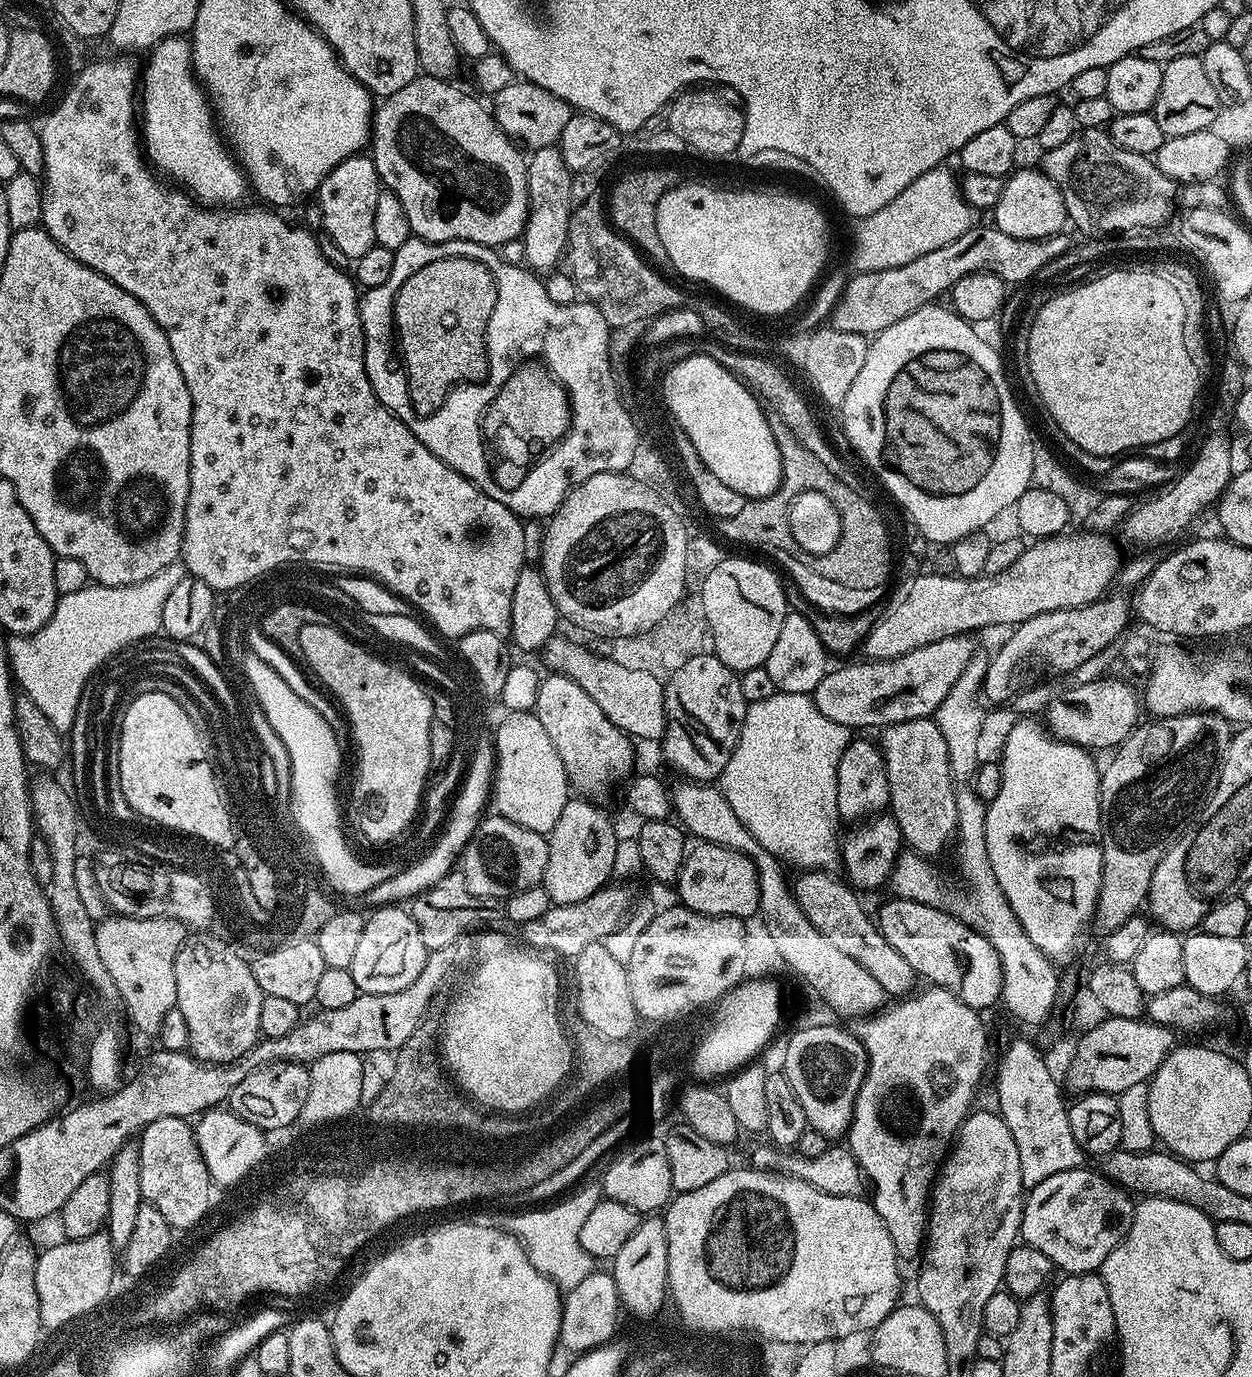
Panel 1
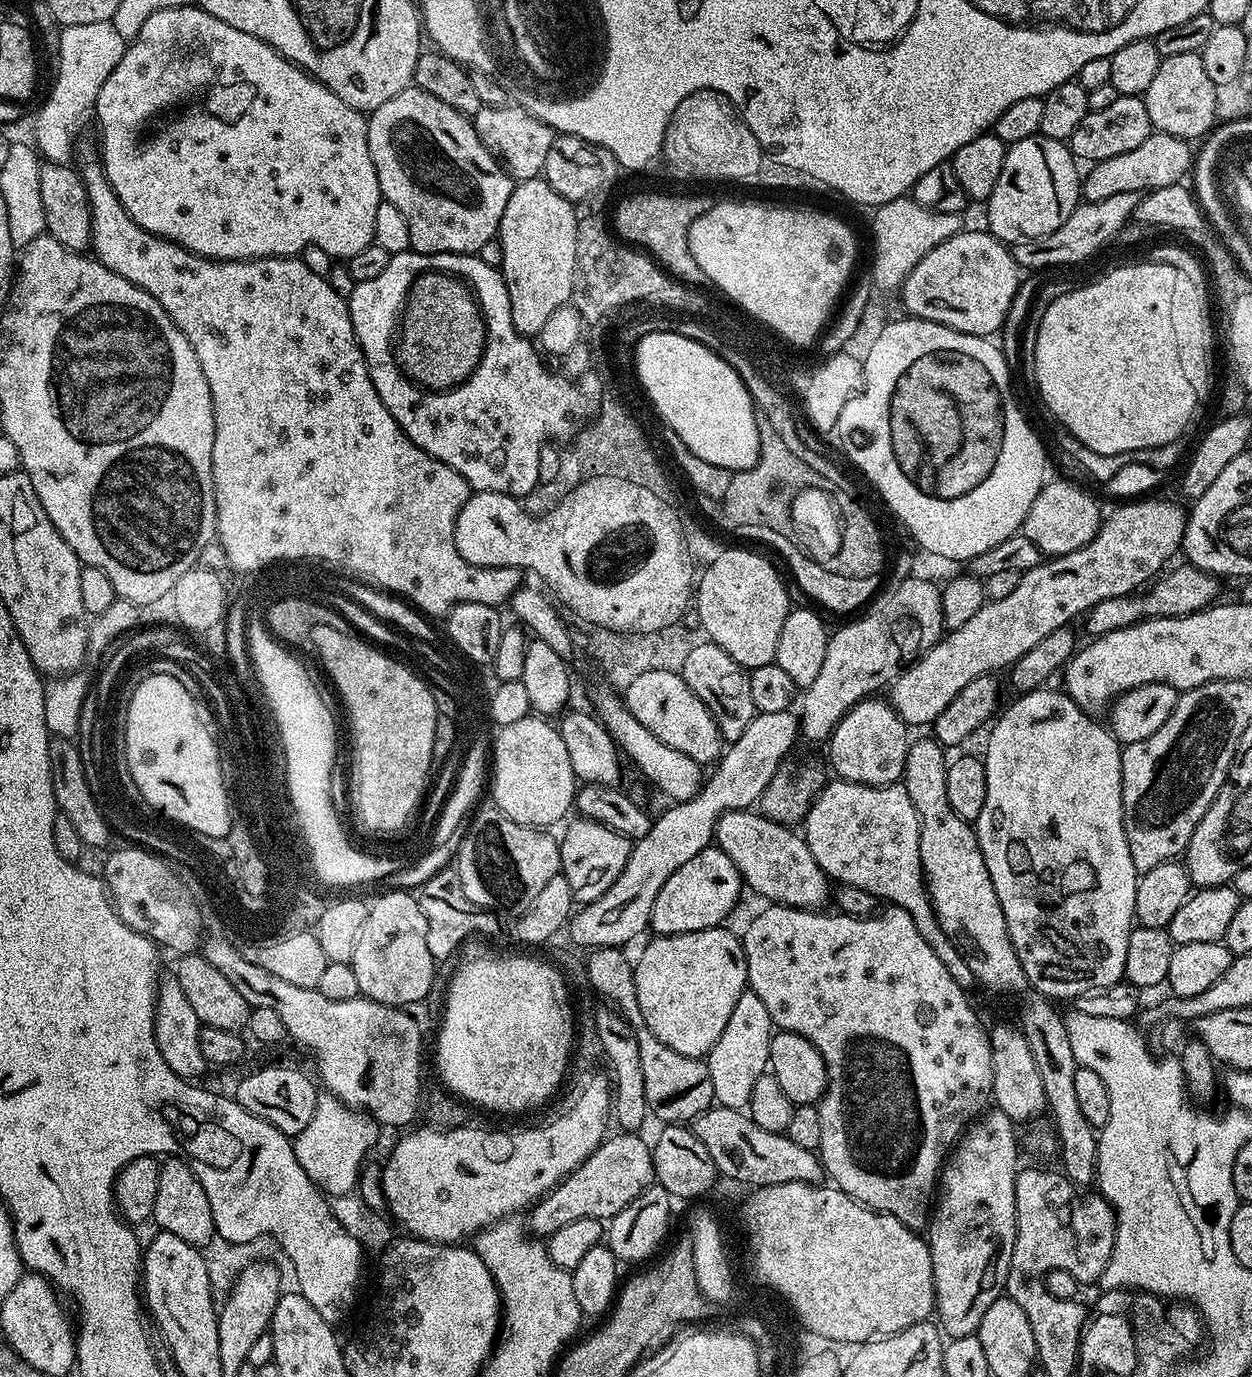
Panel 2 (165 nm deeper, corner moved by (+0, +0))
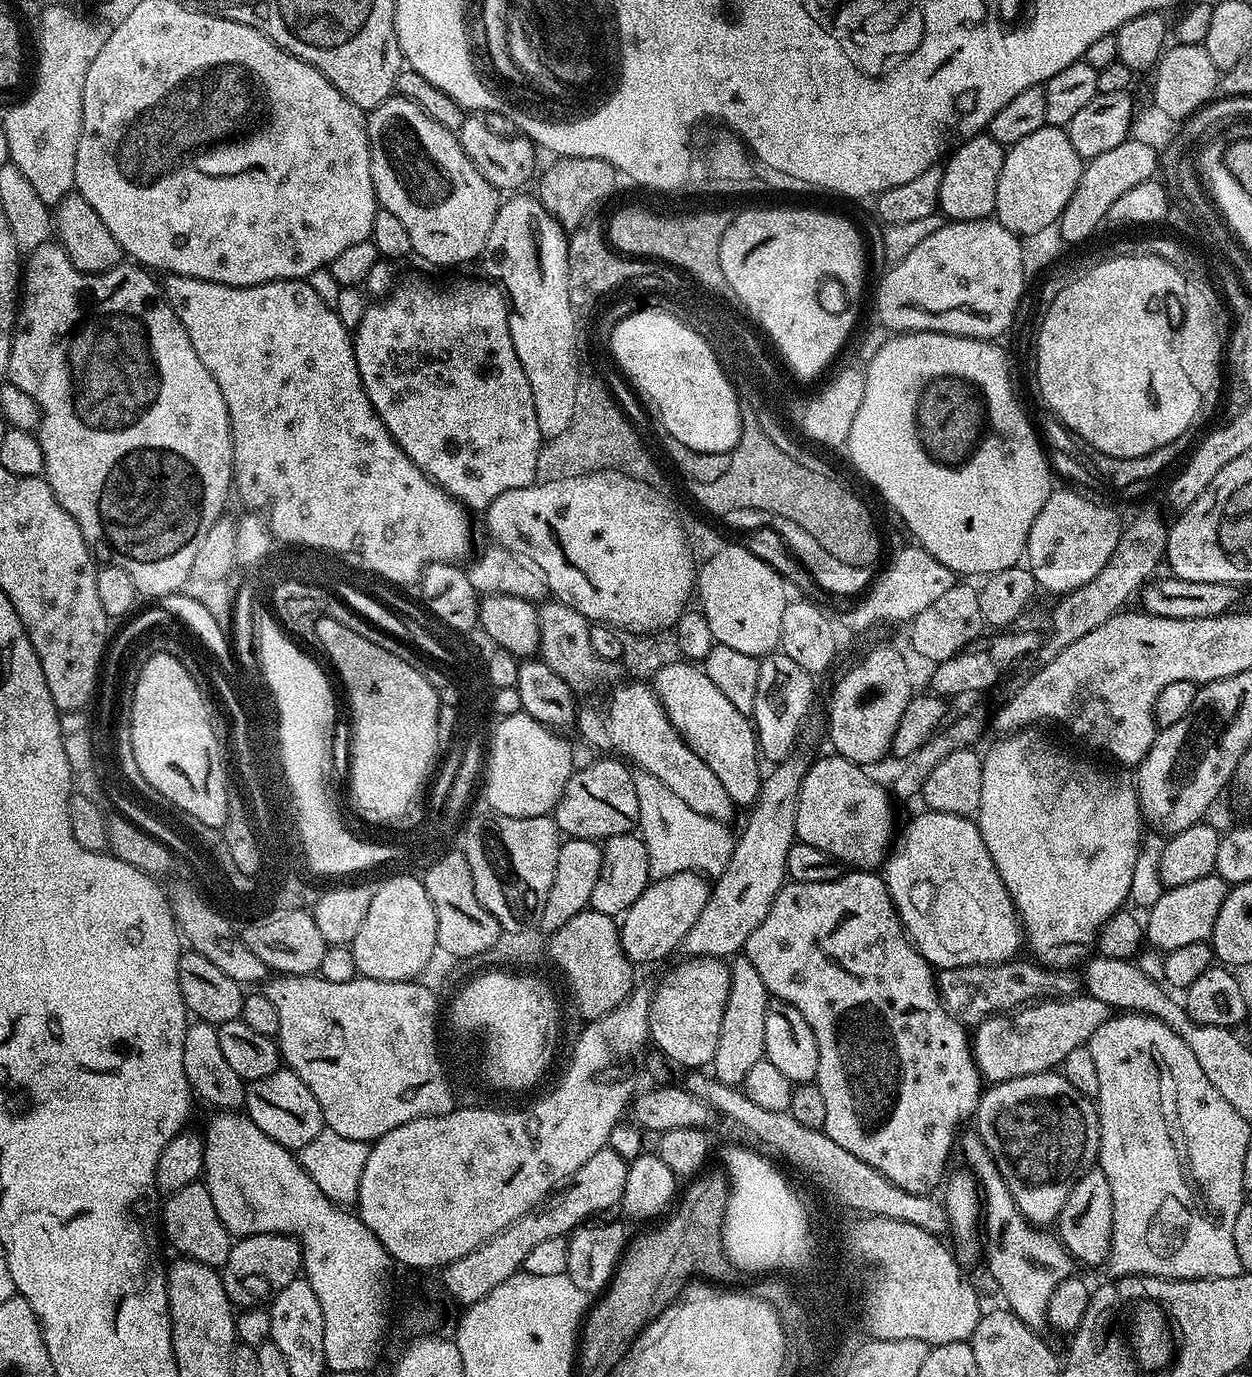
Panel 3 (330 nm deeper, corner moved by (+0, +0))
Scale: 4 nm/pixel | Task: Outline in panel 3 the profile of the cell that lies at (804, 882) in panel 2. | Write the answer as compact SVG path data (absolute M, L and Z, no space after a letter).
M619 684L615 685L617 688L609 694L605 704L588 704L585 708L583 705L579 709L578 729L580 728L581 734L594 747L601 748L604 751L601 753L615 754L628 762L637 760L644 767L641 769L645 773L662 778L662 782L666 782L666 786L670 786L670 790L674 790L674 794L678 794L678 798L682 798L682 802L686 802L690 810L698 810L698 814L715 820L731 821L731 816L738 812L738 806L732 801L732 795L728 793L726 786L718 778L718 774L714 774L714 770L706 766L703 758L689 744L680 739L679 732L672 725L670 713L660 703L655 687L648 685L647 688L644 684Z

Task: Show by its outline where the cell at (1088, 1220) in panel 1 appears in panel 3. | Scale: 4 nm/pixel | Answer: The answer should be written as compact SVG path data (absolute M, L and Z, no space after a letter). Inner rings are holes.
M975 1131L966 1132L959 1137L958 1148L964 1151L964 1160L969 1164L965 1165L978 1181L982 1193L982 1236L988 1239L988 1272L1000 1287L1008 1311L1013 1312L1028 1328L1040 1330L1040 1327L1048 1324L1054 1271L1066 1266L1069 1254L1057 1235L1028 1223L1016 1208L1014 1198L984 1143L978 1139ZM1011 1300L1020 1300L1020 1304L1008 1304Z

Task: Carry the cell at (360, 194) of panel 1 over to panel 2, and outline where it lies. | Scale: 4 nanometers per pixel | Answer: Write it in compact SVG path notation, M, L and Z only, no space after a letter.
M184 3L181 8L158 10L142 22L142 30L125 47L122 58L110 78L102 82L98 98L94 105L94 117L100 127L98 159L104 166L104 173L118 194L118 202L146 230L164 240L173 240L199 256L208 256L212 260L262 260L266 256L299 257L304 247L311 243L320 246L333 258L347 258L366 250L374 243L374 217L381 202L378 174L370 158L368 145L368 122L365 113L350 107L338 94L334 94L320 80L315 80L304 69L292 63L276 48L246 34L234 30L222 18L214 18L206 9Z

